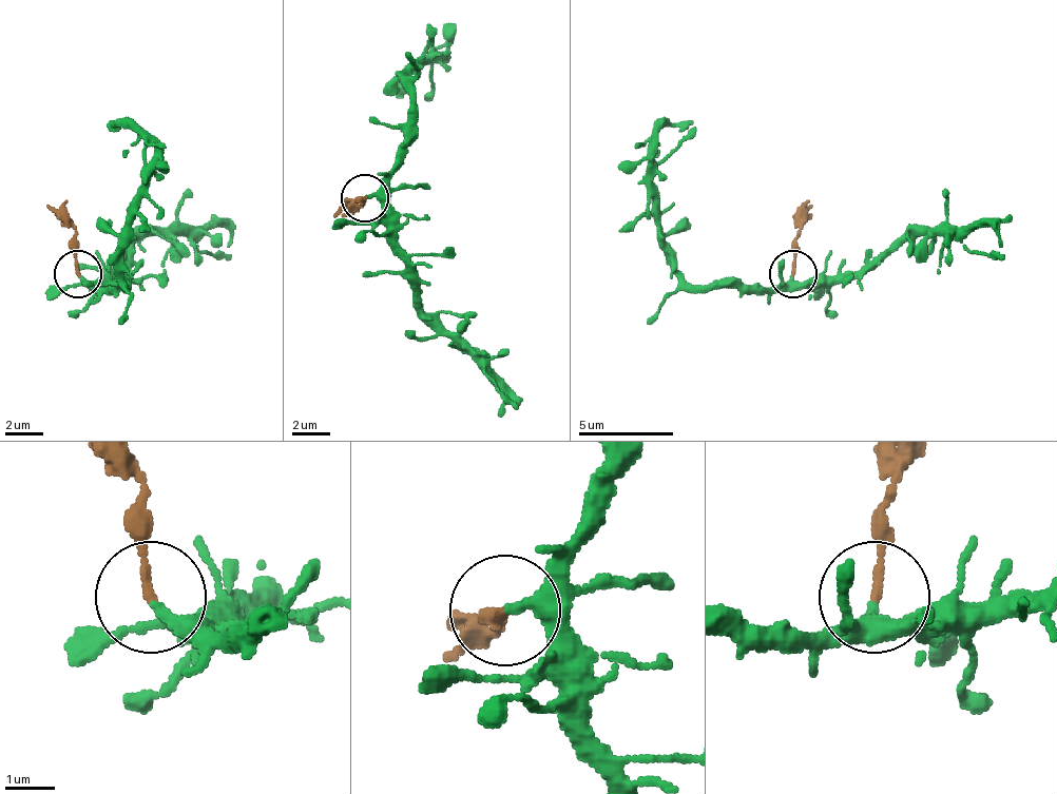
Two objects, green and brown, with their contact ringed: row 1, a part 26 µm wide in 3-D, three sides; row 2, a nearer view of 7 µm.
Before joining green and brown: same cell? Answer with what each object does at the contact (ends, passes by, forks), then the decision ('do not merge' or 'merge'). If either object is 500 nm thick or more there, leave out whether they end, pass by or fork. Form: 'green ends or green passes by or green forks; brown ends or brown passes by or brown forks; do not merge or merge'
green ends; brown ends; do not merge

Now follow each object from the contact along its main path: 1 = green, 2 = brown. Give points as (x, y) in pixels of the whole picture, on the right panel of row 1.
1: (793, 277), (780, 287), (694, 287), (674, 268), (655, 187), (655, 149), (665, 124), (694, 120)
2: (793, 272), (799, 230), (812, 206)

